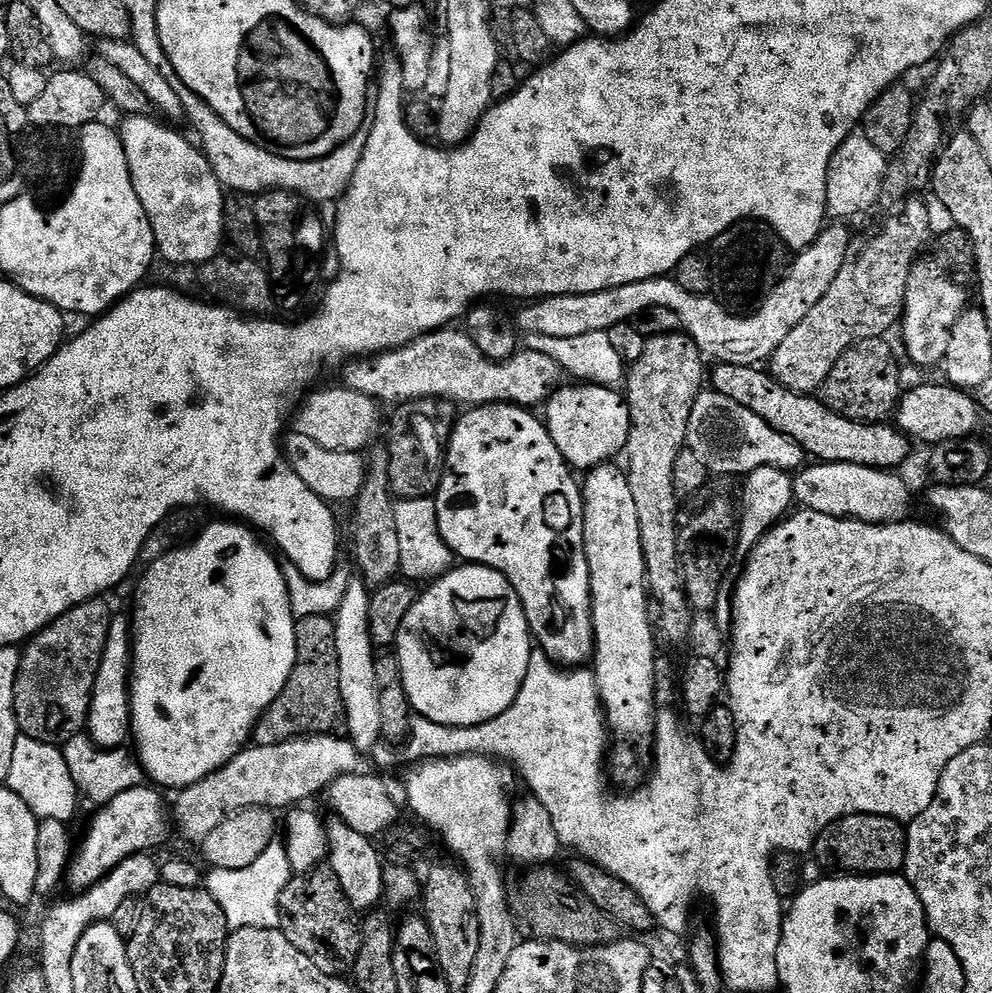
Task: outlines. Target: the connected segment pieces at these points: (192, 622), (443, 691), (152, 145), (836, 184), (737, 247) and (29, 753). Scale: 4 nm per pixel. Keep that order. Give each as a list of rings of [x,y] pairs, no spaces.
[[[220,518],[217,524],[206,525],[201,530],[200,537],[198,536],[199,532],[191,542],[177,548],[175,552],[168,553],[167,556],[159,556],[156,561],[147,565],[143,569],[144,577],[136,588],[136,620],[134,616],[132,679],[130,681],[132,736],[134,744],[136,740],[134,752],[140,761],[140,767],[144,770],[145,777],[161,789],[179,790],[194,782],[202,782],[202,778],[214,774],[222,766],[226,766],[226,762],[230,762],[239,752],[249,747],[256,723],[259,722],[263,712],[272,705],[274,698],[282,694],[296,661],[297,617],[292,614],[284,568],[272,557],[273,549],[249,525],[233,522],[228,518]]]
[[[465,563],[460,567],[464,568],[453,567],[417,595],[414,606],[402,618],[394,645],[413,713],[430,718],[430,722],[459,728],[490,722],[502,710],[510,710],[514,698],[518,698],[518,690],[522,690],[534,651],[524,607],[511,582],[502,573],[482,564]]]
[[[151,115],[124,116],[122,120],[124,125],[119,125],[118,128],[120,141],[126,150],[126,162],[130,166],[130,178],[134,182],[134,194],[138,194],[138,202],[142,202],[142,210],[146,210],[146,218],[150,218],[150,226],[154,230],[154,238],[156,239],[156,251],[161,257],[165,256],[165,258],[172,264],[193,264],[193,266],[205,264],[206,262],[210,262],[214,257],[221,255],[222,248],[220,248],[220,243],[223,245],[226,240],[224,234],[225,189],[222,187],[219,178],[214,174],[210,162],[204,157],[203,151],[201,151],[193,141],[192,145],[186,137],[179,136],[179,134],[172,129],[175,127],[169,126],[167,123],[161,122],[159,119],[156,119],[157,121],[152,119],[153,117]]]
[[[857,130],[851,136],[838,146],[836,153],[830,158],[830,166],[826,174],[826,206],[828,207],[828,216],[833,221],[844,222],[847,216],[860,216],[863,212],[868,212],[884,196],[884,179],[888,173],[889,157],[878,150],[878,146],[870,143],[870,138],[864,136],[863,131]]]
[[[741,222],[732,225],[710,245],[712,292],[715,299],[733,314],[755,312],[785,274],[785,269],[776,265],[776,256],[789,255],[789,252],[788,245],[769,224]]]
[[[23,734],[17,735],[15,740],[6,786],[14,790],[40,820],[69,823],[80,803],[80,795],[63,751],[57,745],[38,742]]]

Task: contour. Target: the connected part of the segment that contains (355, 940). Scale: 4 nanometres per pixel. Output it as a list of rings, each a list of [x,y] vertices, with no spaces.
[[[321,866],[314,872],[293,875],[280,899],[282,930],[310,962],[329,974],[344,974],[356,964],[362,950],[362,920],[352,903],[342,894],[338,874]]]

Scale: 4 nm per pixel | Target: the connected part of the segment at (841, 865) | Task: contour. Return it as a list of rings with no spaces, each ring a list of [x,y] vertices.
[[[854,814],[844,816],[822,830],[814,845],[814,853],[817,862],[832,871],[829,873],[882,876],[903,869],[907,845],[908,834],[901,821],[874,814]]]

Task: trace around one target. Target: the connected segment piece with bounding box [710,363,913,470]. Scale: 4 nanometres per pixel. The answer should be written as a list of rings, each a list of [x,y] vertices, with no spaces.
[[[722,363],[715,367],[710,372],[710,384],[715,392],[734,398],[734,402],[738,402],[738,406],[746,406],[746,410],[754,410],[754,414],[758,414],[762,422],[770,422],[778,434],[786,434],[786,438],[798,442],[813,461],[896,470],[899,464],[907,462],[912,452],[909,437],[891,423],[866,424],[846,418],[827,408],[824,401],[815,395],[790,391],[763,367]]]

